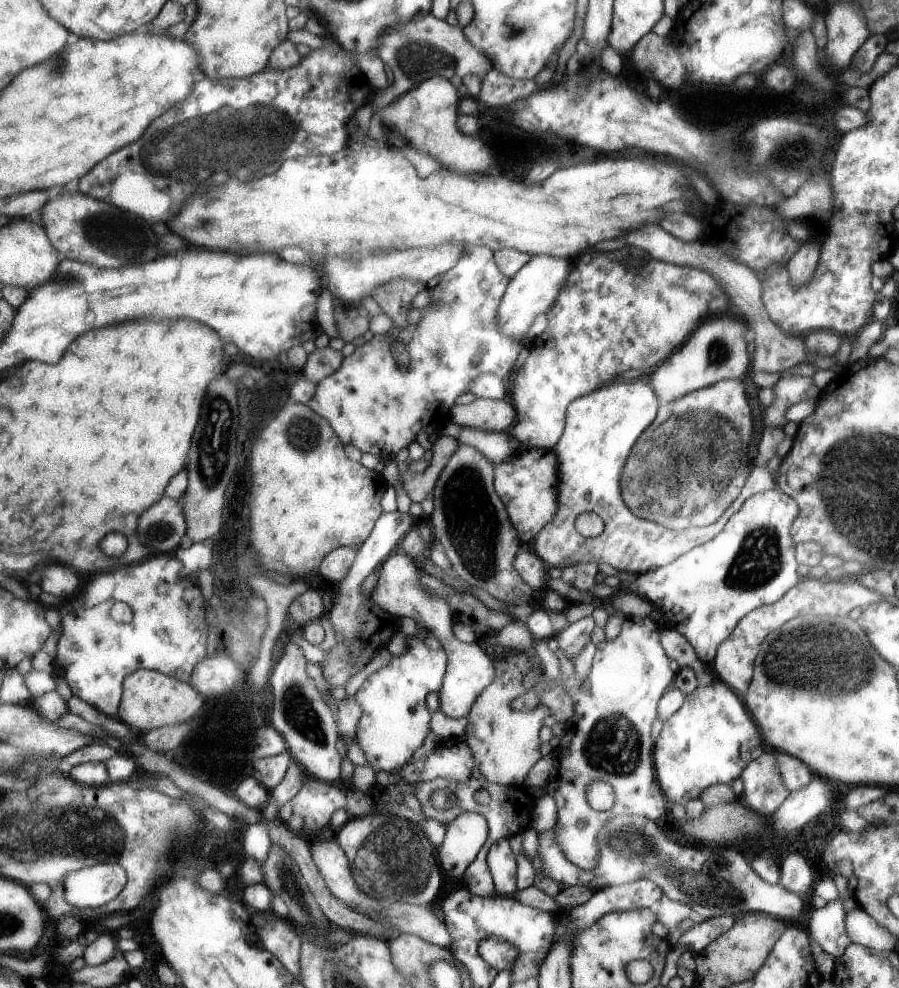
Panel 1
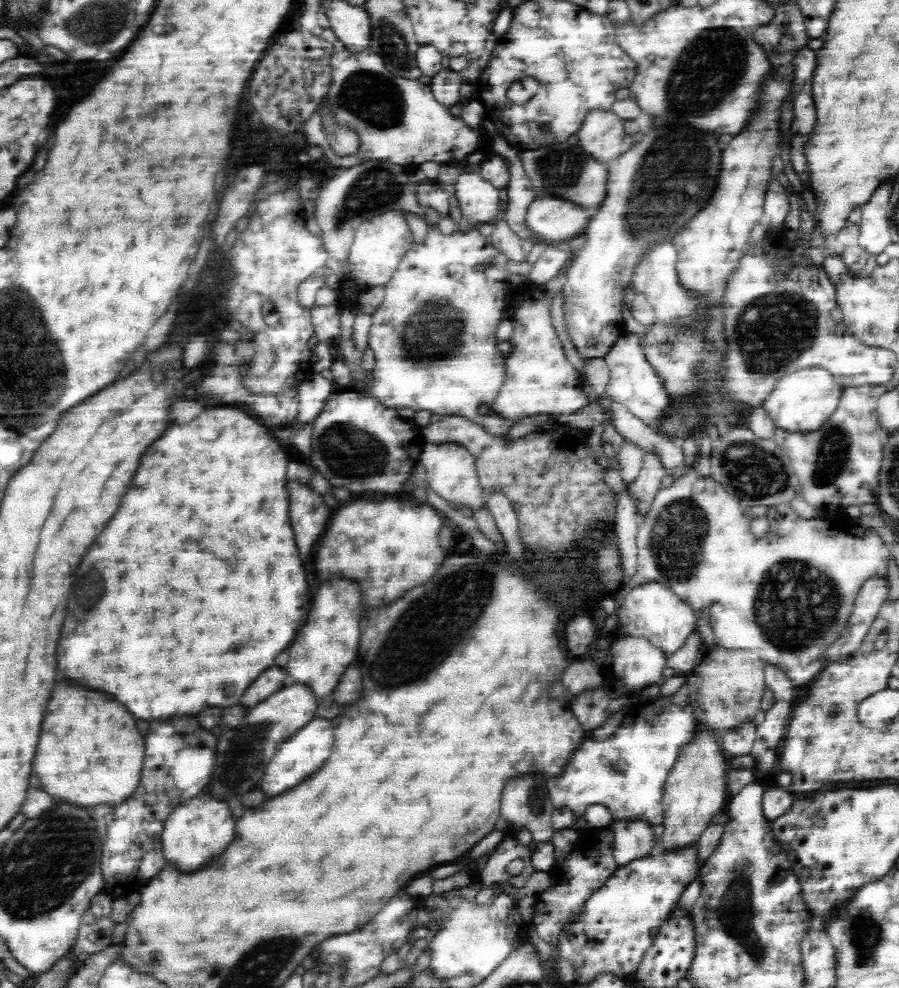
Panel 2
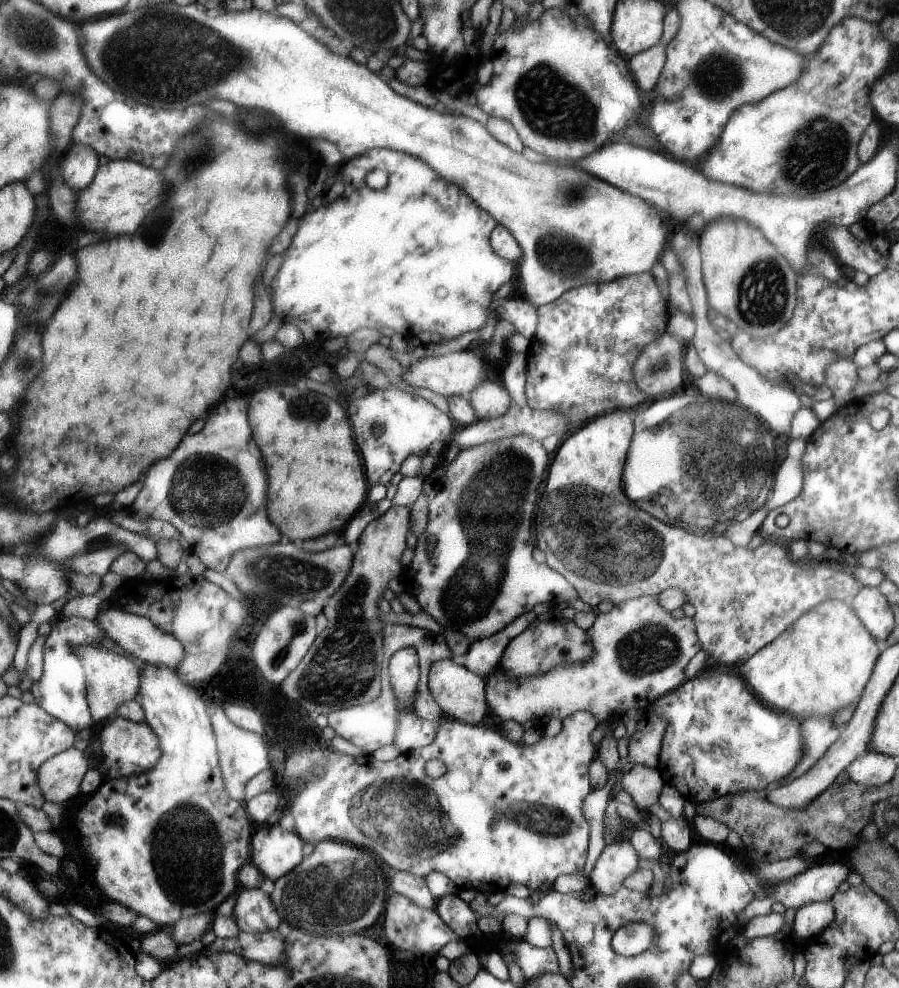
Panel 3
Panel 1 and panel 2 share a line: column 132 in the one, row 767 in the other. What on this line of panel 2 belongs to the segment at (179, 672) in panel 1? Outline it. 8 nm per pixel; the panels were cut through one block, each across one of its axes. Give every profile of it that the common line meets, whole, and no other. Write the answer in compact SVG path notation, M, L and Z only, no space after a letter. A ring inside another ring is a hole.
M670 697L654 698L645 704L636 704L625 713L620 726L603 741L586 739L572 754L562 772L548 781L549 797L554 808L568 808L580 817L591 804L603 804L610 811L613 822L645 820L652 825L663 824L663 794L668 773L679 756L679 751L694 738L696 724L689 703L680 708Z

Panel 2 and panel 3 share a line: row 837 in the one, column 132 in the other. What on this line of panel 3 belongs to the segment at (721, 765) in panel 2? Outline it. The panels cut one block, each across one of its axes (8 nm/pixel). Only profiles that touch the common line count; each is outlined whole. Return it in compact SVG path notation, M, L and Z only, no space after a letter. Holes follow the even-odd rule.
M75 646L75 652L79 652L86 669L88 682L88 701L91 710L95 712L95 724L99 727L117 712L118 708L123 706L127 700L137 699L137 688L140 687L139 668L123 658L121 654L97 646Z

